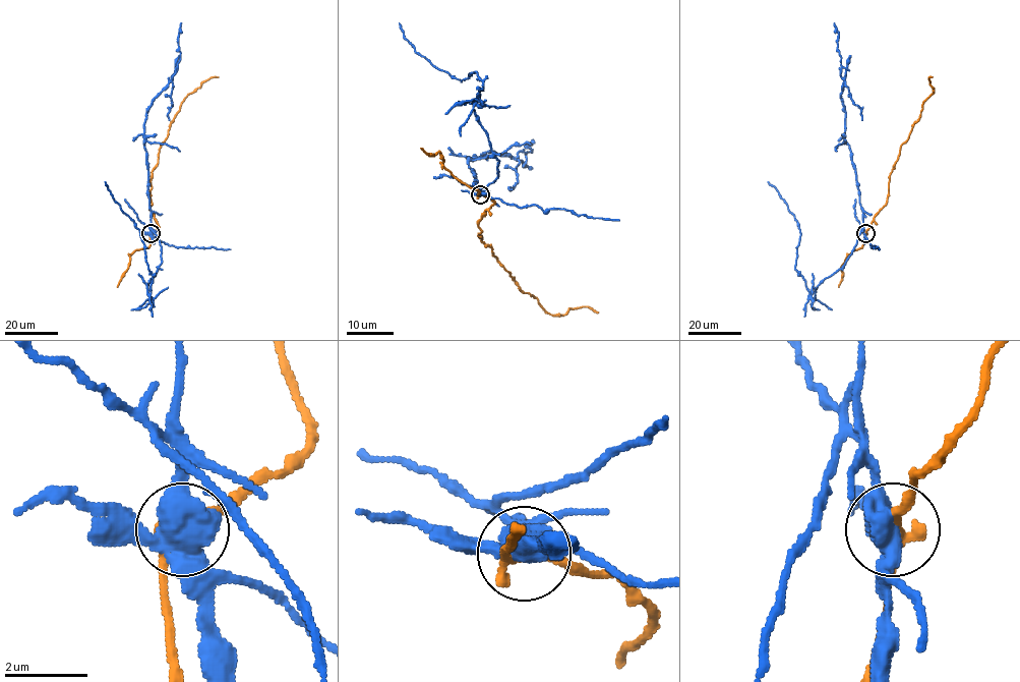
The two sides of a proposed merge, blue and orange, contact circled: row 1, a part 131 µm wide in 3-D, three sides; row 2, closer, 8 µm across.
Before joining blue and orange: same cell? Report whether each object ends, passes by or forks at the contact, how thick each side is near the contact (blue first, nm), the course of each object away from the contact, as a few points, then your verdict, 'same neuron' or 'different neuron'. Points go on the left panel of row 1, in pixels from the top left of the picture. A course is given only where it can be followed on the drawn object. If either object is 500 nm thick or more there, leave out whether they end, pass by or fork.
550 nm thick on the blue side, 280 nm on the other; blue runs (151, 233), (150, 228), (161, 246), (162, 262), (148, 283), (150, 294), (152, 273), (140, 232), (105, 181); orange runs (151, 233), (159, 228), (150, 206), (151, 179), (160, 146), (183, 100), (201, 82), (218, 76); different neuron

